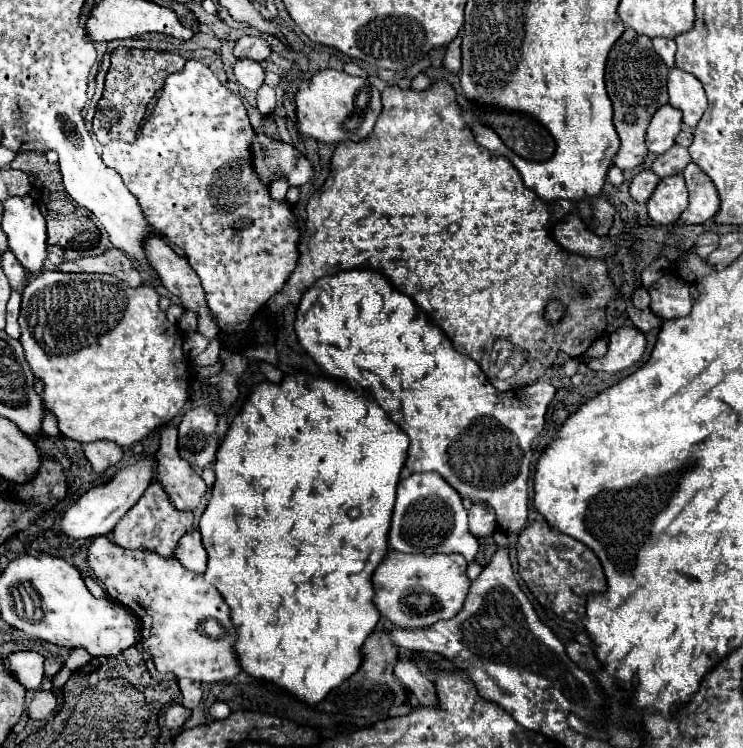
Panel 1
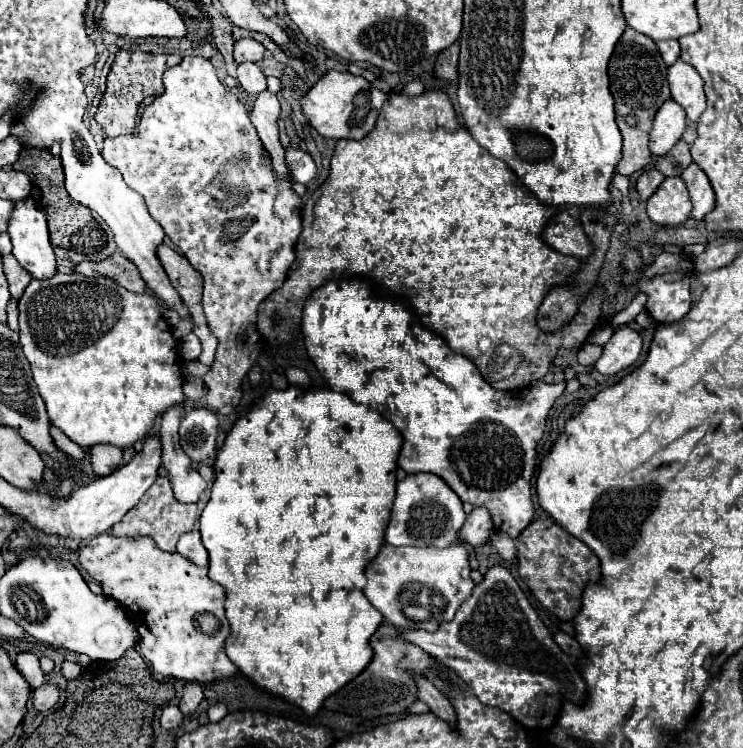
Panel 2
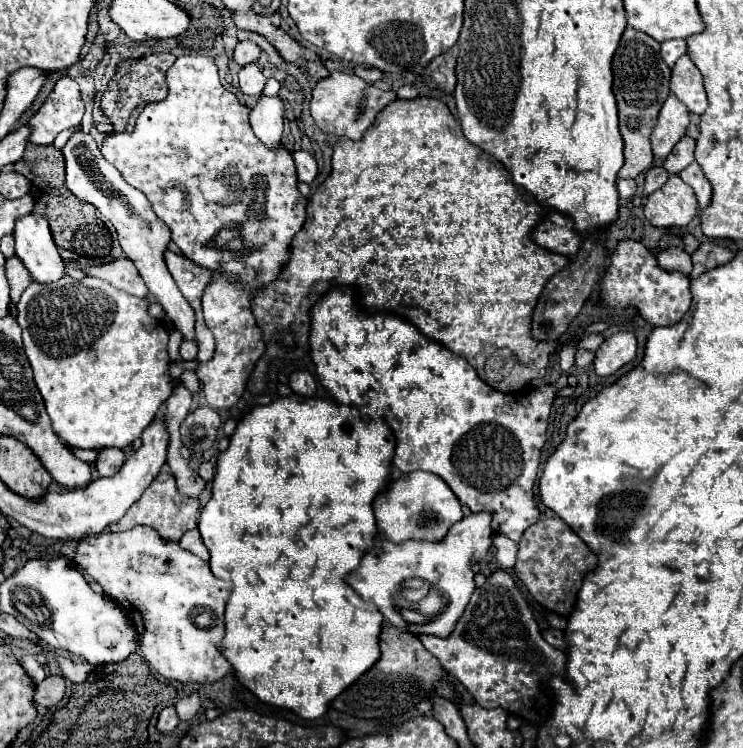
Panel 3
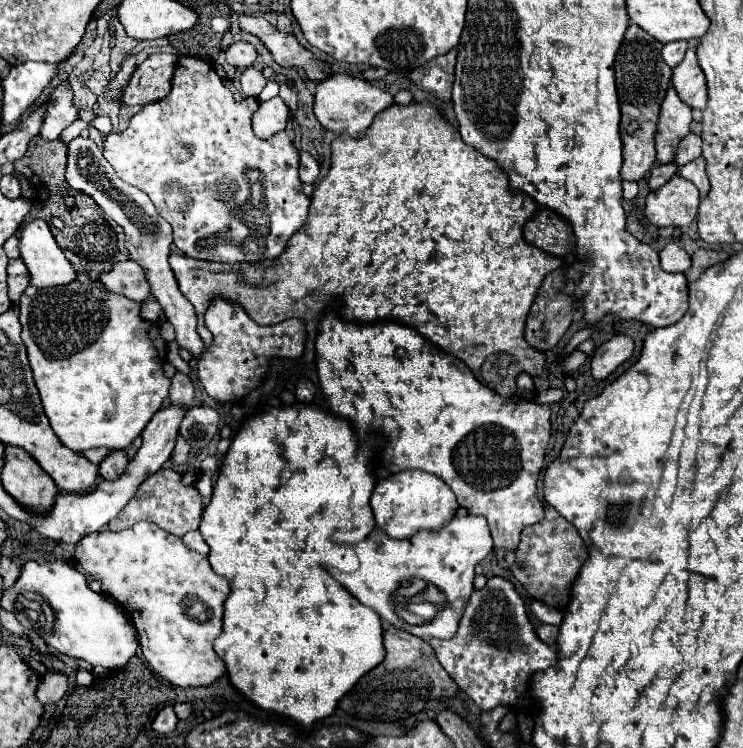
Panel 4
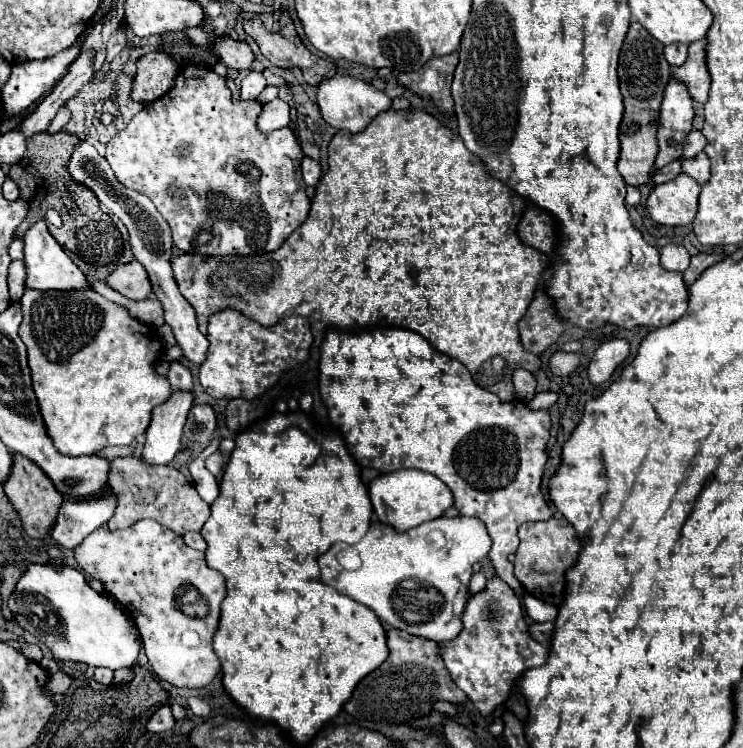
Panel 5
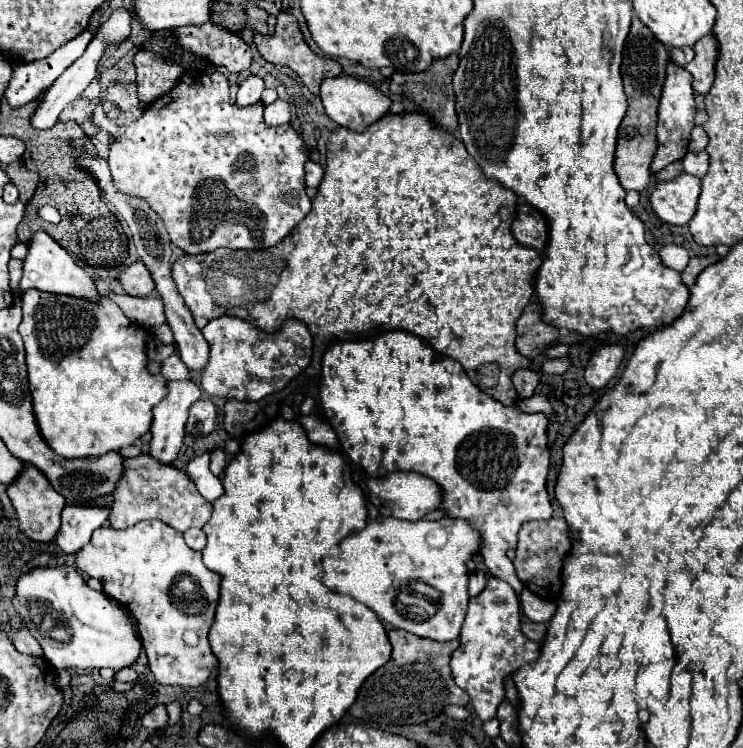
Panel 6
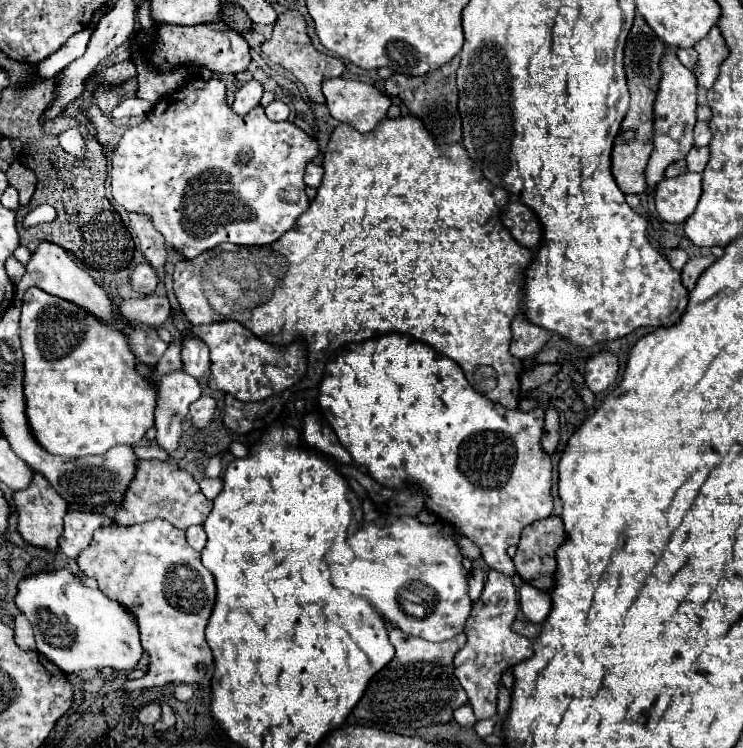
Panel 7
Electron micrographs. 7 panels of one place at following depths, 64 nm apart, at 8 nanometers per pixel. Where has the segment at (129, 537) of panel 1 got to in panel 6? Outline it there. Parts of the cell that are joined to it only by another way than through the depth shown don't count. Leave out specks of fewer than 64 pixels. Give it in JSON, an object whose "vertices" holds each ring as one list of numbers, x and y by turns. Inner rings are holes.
{"vertices":[[148,454,126,460,124,476,114,492,114,506,110,510,112,528,130,528,142,520,162,520,176,528,178,532,186,532,188,528,202,528,212,514,212,504,202,498,196,490,190,476,178,470,172,464,164,464,154,460]]}

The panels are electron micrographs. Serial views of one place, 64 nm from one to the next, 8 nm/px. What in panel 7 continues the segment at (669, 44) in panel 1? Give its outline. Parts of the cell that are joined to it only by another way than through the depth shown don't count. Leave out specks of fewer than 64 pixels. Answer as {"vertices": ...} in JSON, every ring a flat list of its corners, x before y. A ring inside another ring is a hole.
{"vertices":[[688,48,688,50,678,50,678,58,680,62,686,66,686,68,694,68,698,64,698,52,694,48]]}

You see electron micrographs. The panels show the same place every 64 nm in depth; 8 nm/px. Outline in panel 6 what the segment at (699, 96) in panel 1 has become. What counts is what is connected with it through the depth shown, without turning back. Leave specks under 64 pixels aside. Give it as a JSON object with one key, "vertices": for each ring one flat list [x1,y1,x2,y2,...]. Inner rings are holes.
{"vertices":[[708,34,704,36,702,40,698,40,694,46,694,60,684,66,692,76,694,76,694,92,700,92,700,94,708,94,714,78,716,78,716,70,714,70,714,64,716,64,716,58,718,58,718,40,714,34]]}

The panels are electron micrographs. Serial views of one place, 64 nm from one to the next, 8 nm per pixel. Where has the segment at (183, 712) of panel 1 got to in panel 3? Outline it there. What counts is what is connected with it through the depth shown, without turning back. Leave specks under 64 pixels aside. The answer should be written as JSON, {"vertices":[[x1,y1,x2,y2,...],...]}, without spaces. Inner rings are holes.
{"vertices":[[168,706,168,708,164,708,164,710,160,712,158,722,156,722,156,728,158,728,160,732,172,732,172,730,178,726,178,722,180,722,180,718,176,716,174,706]]}

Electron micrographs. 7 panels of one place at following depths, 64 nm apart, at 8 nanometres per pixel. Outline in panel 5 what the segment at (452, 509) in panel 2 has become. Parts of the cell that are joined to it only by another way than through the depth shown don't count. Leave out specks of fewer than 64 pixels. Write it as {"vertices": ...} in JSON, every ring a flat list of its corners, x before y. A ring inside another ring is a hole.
{"vertices":[[390,472,378,476,370,482,368,492,378,520,400,528,402,532,404,528,414,528,422,522,440,518,442,512,452,506,452,492,448,492,448,488,444,488,436,476,428,476,426,472]]}

